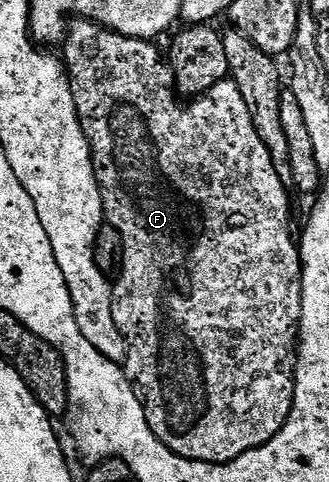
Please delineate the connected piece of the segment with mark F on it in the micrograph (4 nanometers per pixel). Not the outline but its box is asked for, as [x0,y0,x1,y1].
[60,18,302,464]

